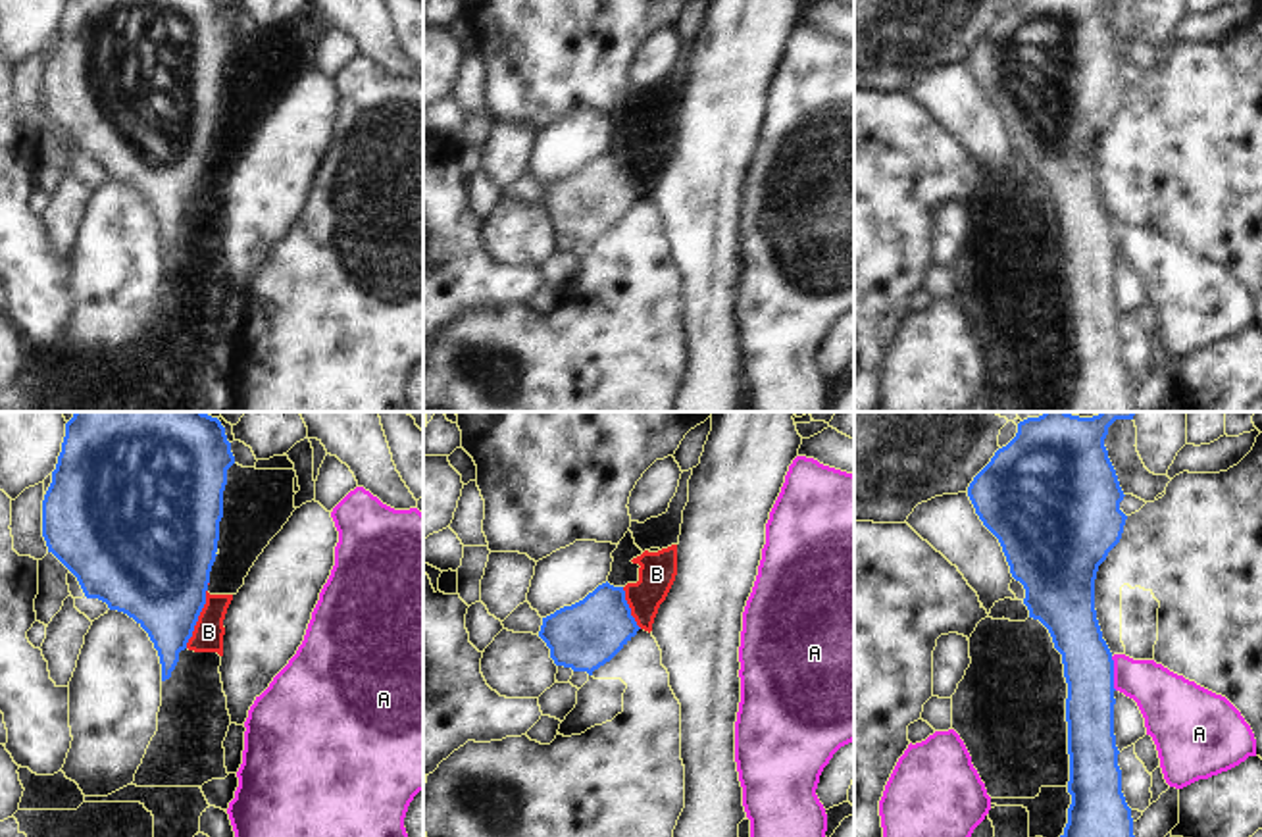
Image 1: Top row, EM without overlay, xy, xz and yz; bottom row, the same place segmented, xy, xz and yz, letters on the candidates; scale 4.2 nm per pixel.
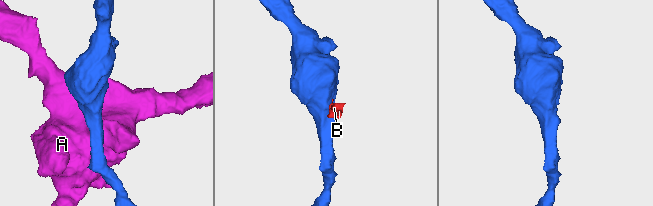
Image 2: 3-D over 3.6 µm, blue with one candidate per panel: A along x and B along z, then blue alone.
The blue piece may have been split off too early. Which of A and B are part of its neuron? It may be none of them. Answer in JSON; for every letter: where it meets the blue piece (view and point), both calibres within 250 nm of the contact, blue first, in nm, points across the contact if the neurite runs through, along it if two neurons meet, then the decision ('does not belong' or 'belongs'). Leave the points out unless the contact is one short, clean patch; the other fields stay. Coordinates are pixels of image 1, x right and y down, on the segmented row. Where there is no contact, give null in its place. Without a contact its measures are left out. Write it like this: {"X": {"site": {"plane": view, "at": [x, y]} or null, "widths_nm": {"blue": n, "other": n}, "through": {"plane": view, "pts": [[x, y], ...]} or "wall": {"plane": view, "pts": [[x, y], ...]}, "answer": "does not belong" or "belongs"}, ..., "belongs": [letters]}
{"A": {"site": {"plane": "yz", "at": [1112, 674]}, "widths_nm": {"blue": 200, "other": 220}, "wall": {"plane": "yz", "pts": [[1110, 657], [1112, 685], [1116, 689]]}, "answer": "does not belong"}, "B": {"site": {"plane": "xy", "at": [197, 618]}, "widths_nm": {"blue": 420, "other": 130}, "through": {"plane": "xy", "pts": [[158, 572], [197, 618], [208, 632]]}, "answer": "belongs"}, "belongs": ["B"]}

